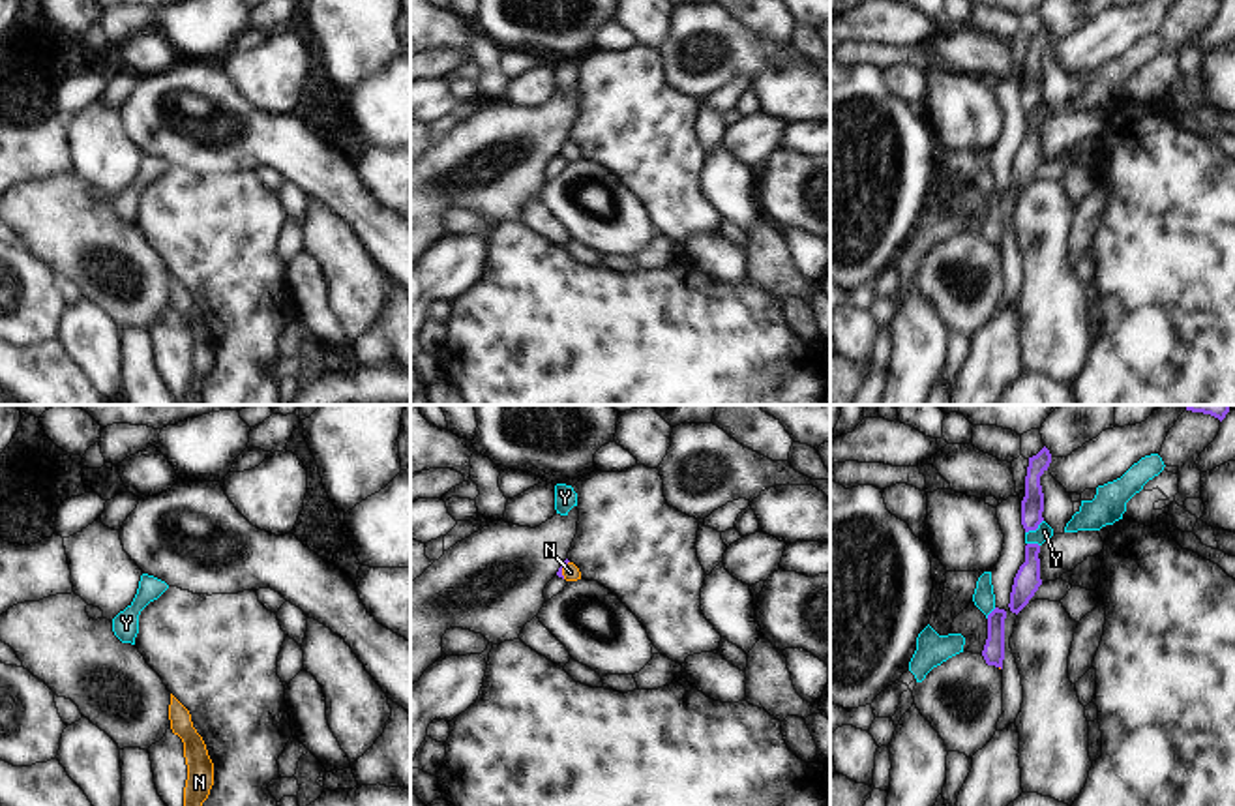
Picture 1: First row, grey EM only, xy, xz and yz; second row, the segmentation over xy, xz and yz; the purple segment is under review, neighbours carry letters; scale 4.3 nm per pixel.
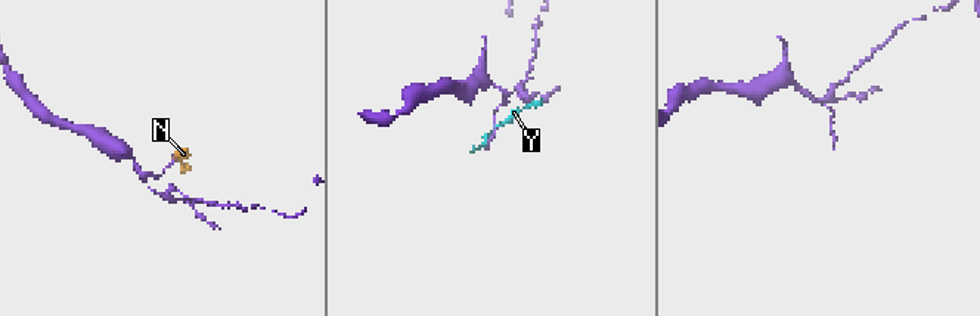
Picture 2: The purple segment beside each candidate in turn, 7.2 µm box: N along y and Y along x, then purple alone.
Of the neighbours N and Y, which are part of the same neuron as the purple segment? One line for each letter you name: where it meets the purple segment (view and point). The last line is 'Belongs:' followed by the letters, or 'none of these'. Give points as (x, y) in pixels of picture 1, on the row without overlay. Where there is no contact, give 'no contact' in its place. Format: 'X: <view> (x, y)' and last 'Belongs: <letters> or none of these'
N: xz (561, 150)
Belongs: N

